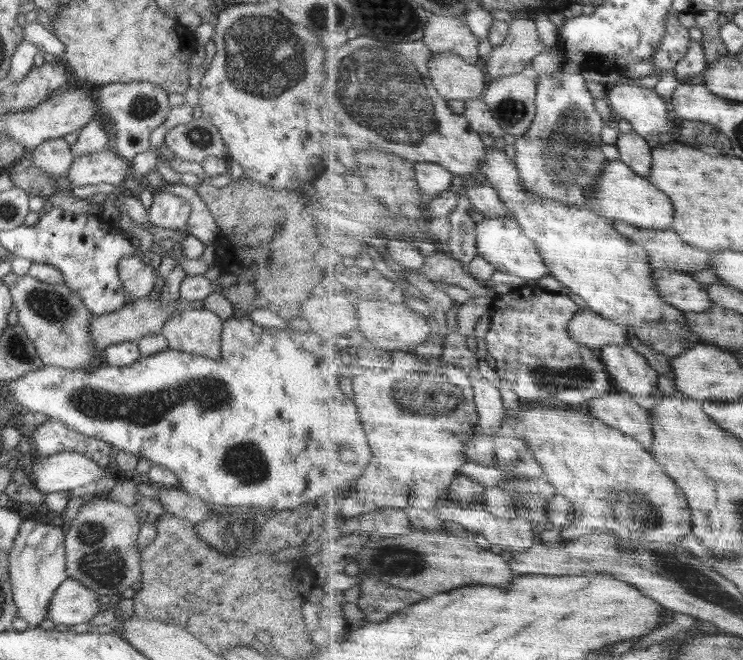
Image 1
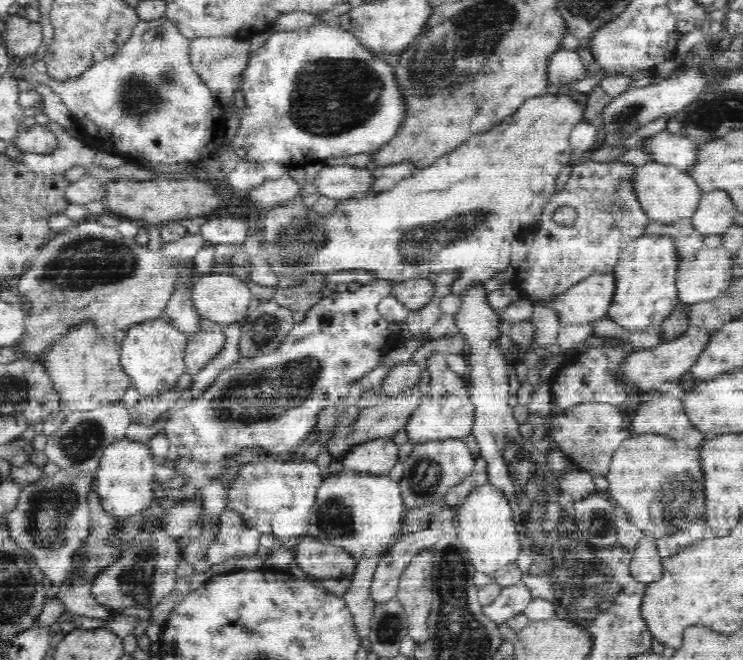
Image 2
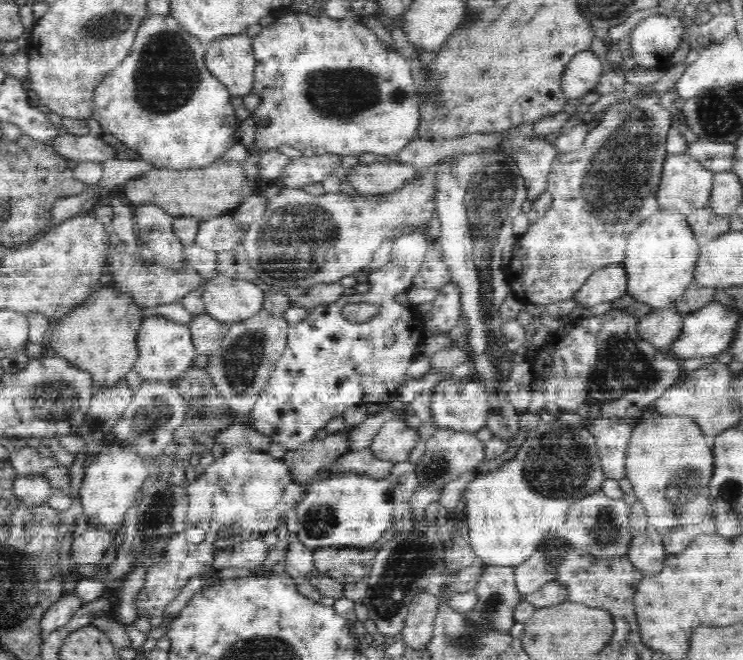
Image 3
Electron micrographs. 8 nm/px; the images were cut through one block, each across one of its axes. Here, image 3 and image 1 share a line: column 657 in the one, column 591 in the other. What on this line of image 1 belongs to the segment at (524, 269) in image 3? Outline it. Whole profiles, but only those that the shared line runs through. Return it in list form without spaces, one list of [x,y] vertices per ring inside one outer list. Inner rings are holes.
[[[562,68],[555,73],[541,75],[537,81],[539,114],[531,130],[514,139],[517,155],[514,158],[520,172],[522,186],[528,194],[556,200],[568,206],[584,206],[596,211],[586,194],[598,188],[598,178],[604,174],[609,158],[602,151],[602,130],[605,123],[596,110],[596,97],[583,75],[570,75]]]

